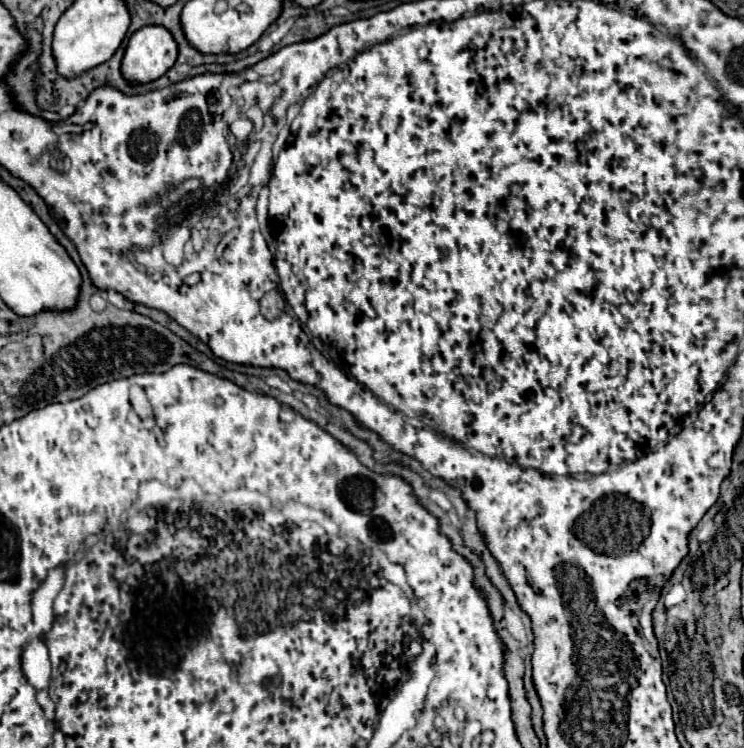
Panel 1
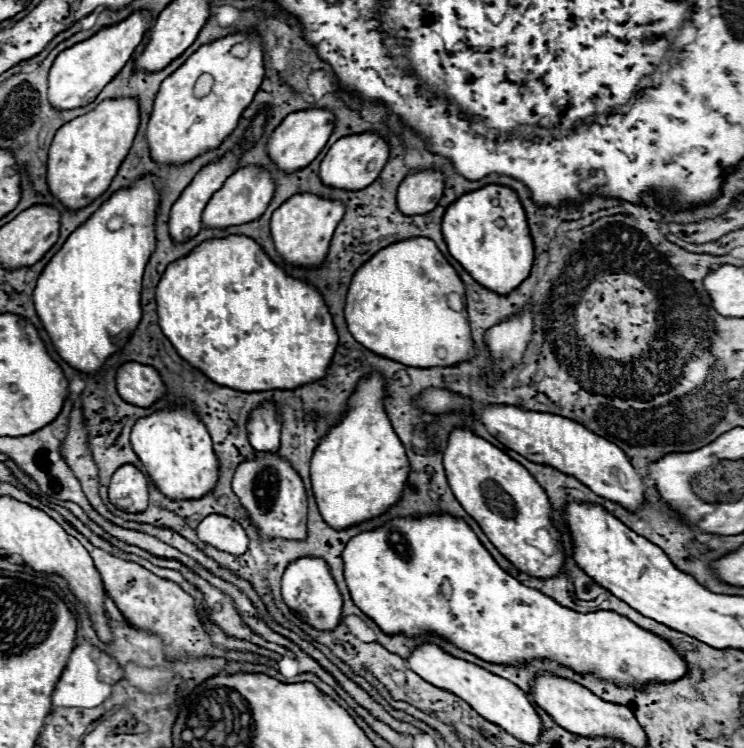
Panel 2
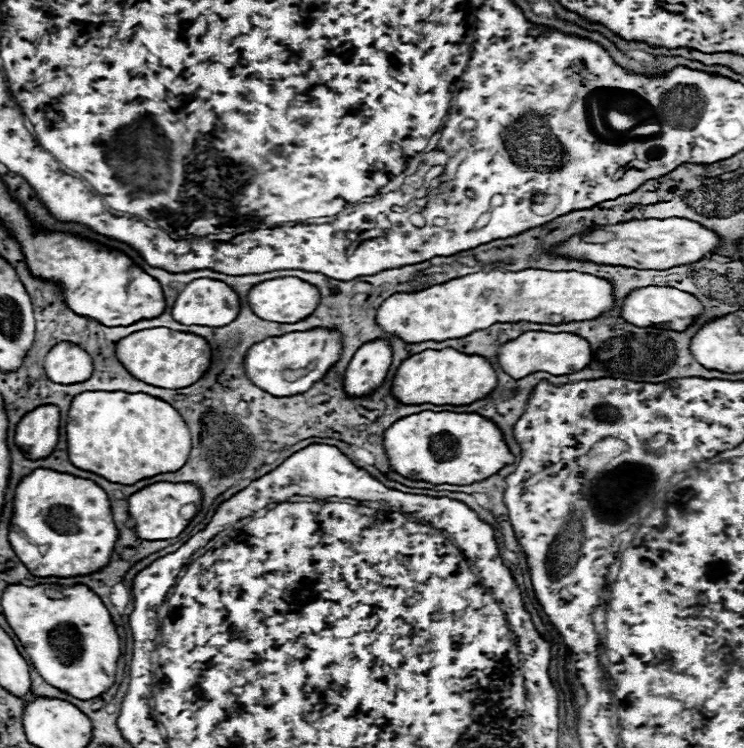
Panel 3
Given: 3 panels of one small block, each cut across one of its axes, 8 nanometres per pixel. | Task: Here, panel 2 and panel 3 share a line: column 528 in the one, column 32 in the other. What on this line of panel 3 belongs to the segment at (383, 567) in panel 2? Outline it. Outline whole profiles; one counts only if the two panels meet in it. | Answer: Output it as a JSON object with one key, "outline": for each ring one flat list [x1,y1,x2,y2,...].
{"outline":[[12,584,2,594,2,608,32,664,50,686,78,700,92,700,114,684,120,638,108,608,90,588,56,588,48,584,30,588]]}

